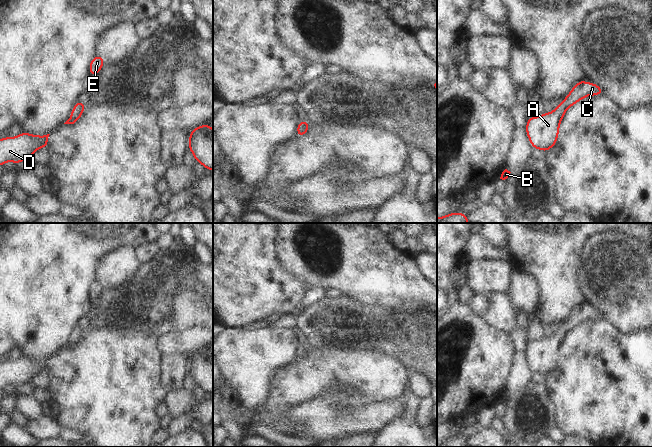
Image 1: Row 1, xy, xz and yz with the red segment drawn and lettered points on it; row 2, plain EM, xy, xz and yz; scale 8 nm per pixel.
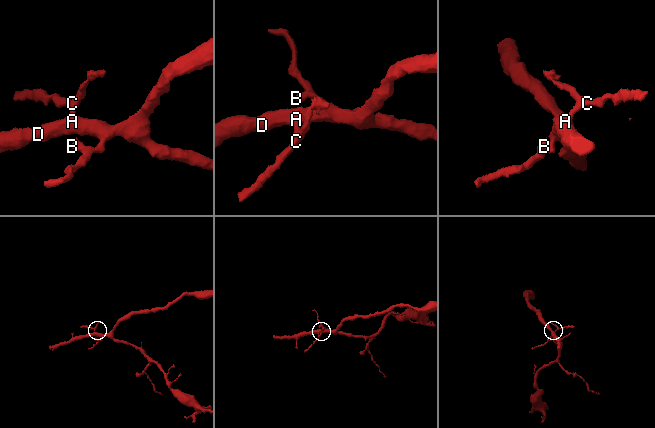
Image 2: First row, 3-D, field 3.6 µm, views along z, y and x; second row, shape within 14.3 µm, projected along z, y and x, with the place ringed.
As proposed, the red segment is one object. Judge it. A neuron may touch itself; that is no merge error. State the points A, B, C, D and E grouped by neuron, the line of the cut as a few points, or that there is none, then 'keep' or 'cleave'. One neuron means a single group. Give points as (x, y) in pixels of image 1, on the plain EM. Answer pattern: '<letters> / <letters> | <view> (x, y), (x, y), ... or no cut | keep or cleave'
A B C D E | no cut | keep

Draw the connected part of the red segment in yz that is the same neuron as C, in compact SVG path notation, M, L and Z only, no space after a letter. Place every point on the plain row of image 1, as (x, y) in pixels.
M581 304L551 337L529 341L526 348L526 357L534 373L546 376L551 373L556 368L559 349L566 334L589 319L601 318L604 318L601 311L592 306L586 307L585 304Z

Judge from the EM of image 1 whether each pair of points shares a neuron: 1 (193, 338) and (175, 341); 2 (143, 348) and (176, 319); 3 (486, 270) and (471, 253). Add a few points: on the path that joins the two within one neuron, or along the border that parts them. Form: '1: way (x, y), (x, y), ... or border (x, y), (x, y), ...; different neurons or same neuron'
1: way (189, 341), (179, 341); same neuron
2: border (134, 330), (143, 330), (157, 334), (160, 337); different neurons
3: border (501, 259), (493, 257), (479, 258), (468, 265); different neurons

